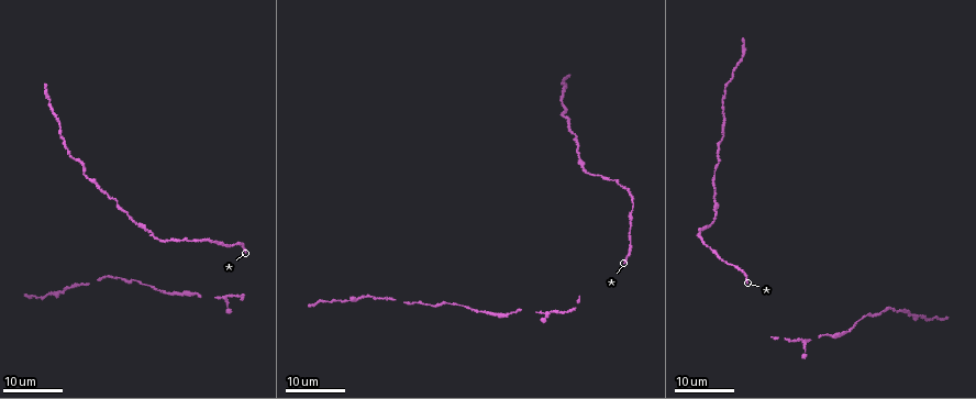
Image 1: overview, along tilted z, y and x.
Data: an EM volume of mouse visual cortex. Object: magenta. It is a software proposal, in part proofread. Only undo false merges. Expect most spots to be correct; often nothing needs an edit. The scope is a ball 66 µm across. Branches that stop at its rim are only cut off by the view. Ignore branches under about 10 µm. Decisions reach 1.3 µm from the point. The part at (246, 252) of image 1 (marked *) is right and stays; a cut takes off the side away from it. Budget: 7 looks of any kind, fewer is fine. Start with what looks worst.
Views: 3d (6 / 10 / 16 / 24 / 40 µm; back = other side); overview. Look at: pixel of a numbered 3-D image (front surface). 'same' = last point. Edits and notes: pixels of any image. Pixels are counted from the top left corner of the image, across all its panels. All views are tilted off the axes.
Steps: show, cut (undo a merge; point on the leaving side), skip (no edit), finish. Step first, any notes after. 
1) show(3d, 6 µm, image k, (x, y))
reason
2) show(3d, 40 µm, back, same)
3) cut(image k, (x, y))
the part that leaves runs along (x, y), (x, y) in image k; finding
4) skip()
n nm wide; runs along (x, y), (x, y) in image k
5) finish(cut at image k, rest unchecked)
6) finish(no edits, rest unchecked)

show(3d, 16 µm, image 1, (136, 221))
thick turns thin

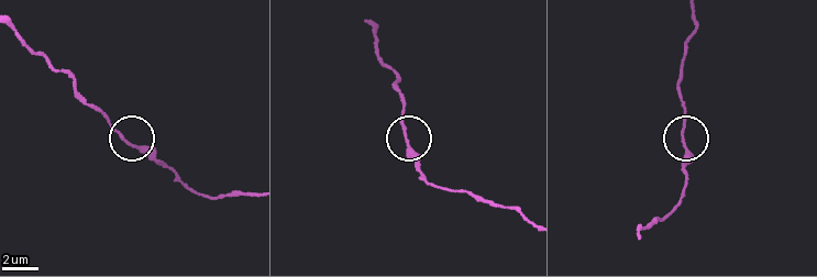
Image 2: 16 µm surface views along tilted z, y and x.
show(3d, 6 µm, image 2, (128, 143))
closer look

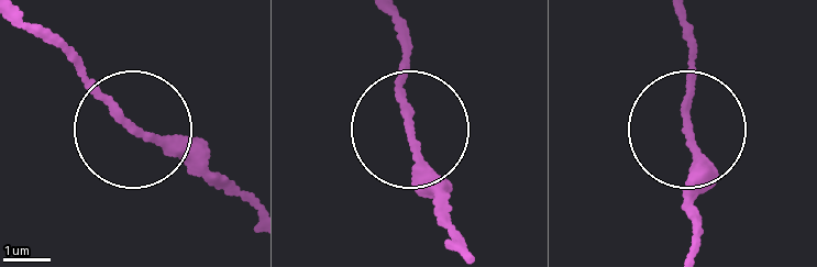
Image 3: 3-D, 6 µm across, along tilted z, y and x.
skip()
runs along (460, 245), (418, 178), (396, 25) in image 3; all the same cell

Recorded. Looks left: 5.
show(3d, 24 µm, image 1, (565, 118))
thick turns thin

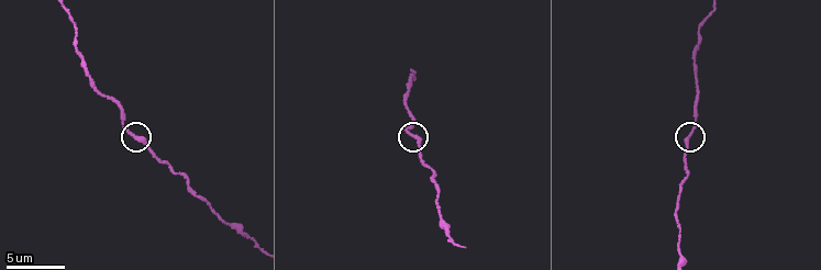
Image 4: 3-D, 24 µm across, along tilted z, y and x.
show(3d, 10 µm, image 4, (685, 141))
closer look

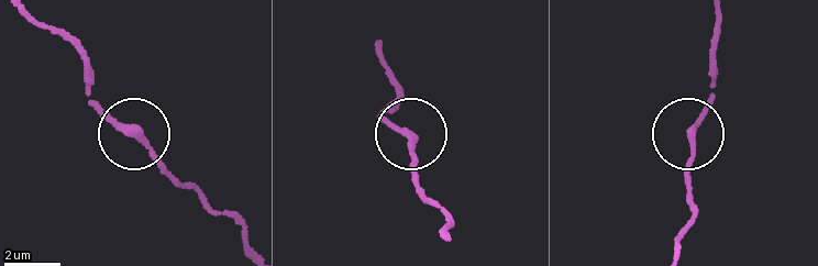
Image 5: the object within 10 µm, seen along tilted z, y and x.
skip()
runs along (450, 230), (428, 200), (408, 135), (388, 125), (386, 110) in image 5; continuous, no second cell

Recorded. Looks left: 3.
show(3d, 16 µm, image 1, (832, 338))
sudden change in width

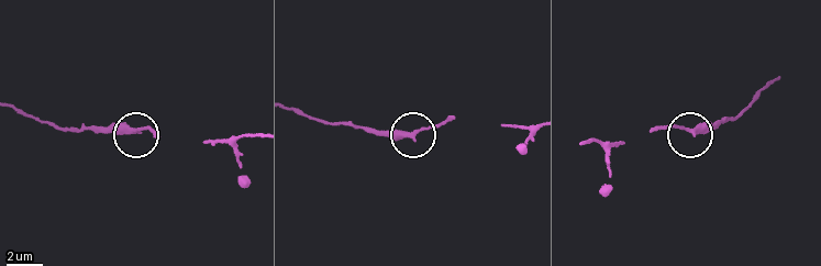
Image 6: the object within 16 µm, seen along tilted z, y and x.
show(3d, 10 µm, image 6, (137, 130))

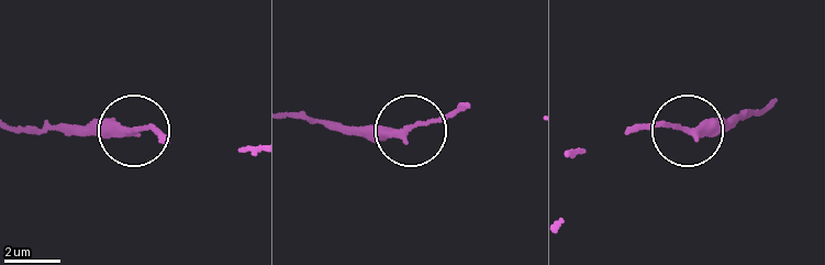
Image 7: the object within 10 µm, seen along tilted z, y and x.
show(3d, 10 µm, back, image 7, (133, 132))
other side

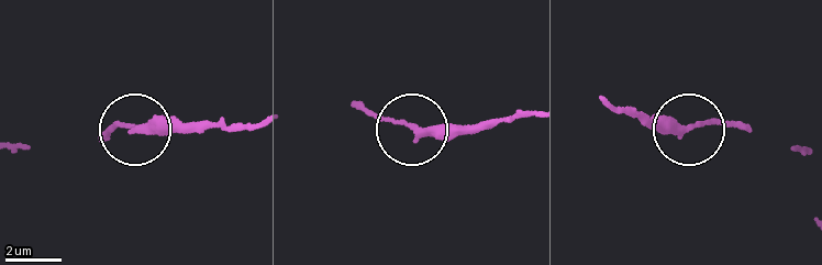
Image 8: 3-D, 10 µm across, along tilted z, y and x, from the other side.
skip()
one cell here

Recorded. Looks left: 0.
finish(no edits, rest unchecked)

